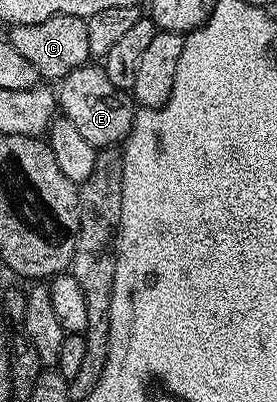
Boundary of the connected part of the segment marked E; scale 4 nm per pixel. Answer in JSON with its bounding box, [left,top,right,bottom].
[57,63,137,150]

